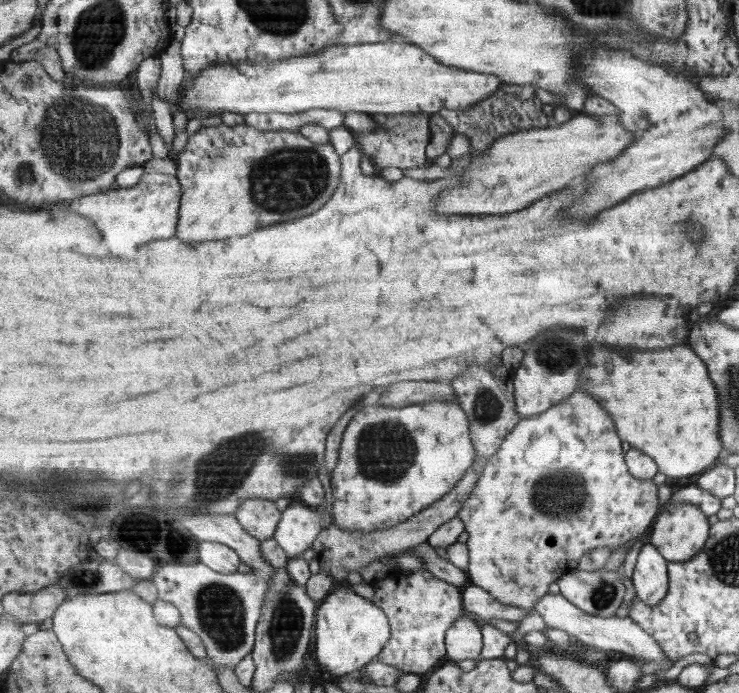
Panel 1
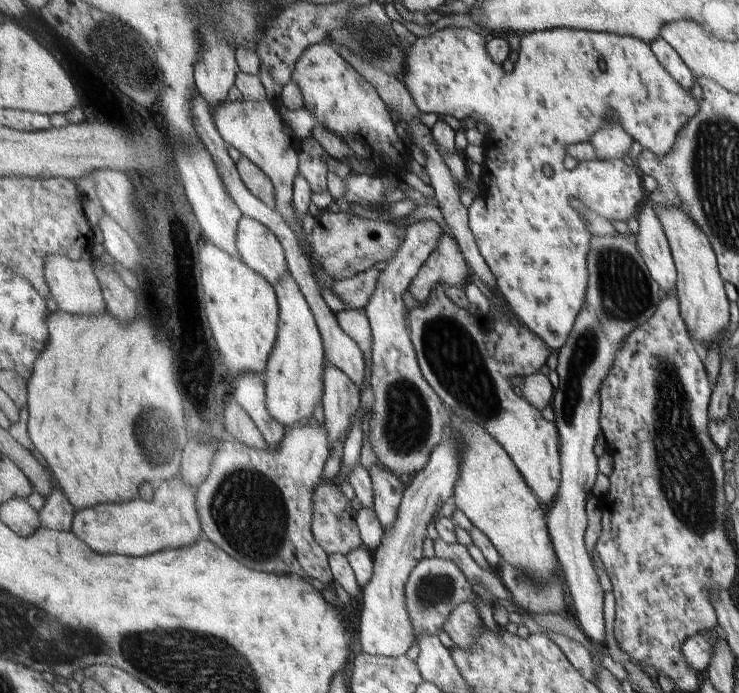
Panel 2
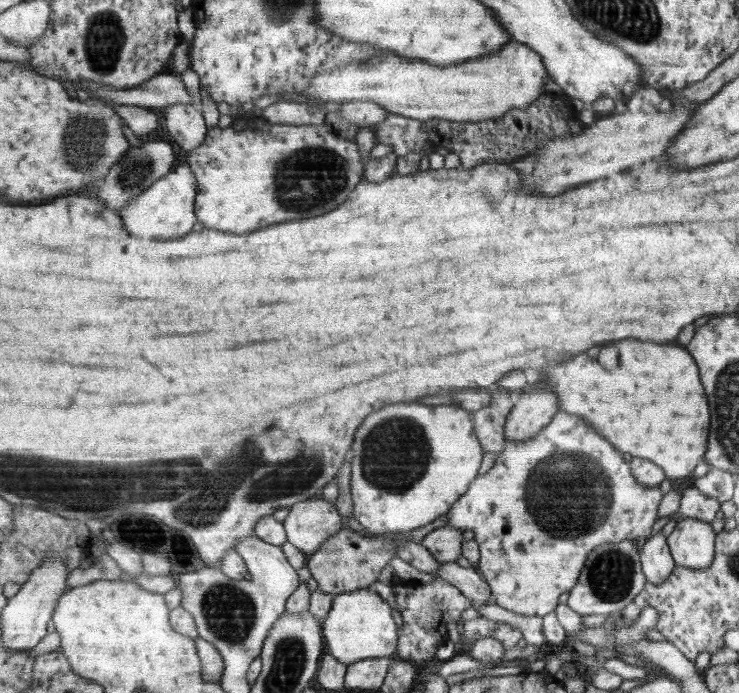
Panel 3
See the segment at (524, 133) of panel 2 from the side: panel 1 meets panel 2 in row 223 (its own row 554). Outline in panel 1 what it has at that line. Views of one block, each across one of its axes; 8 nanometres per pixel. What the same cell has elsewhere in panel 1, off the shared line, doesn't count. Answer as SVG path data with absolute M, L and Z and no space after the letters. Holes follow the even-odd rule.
M578 390L570 397L570 399L563 400L562 403L557 404L553 408L549 408L549 410L542 412L542 414L522 419L521 422L519 422L518 427L516 427L514 431L512 431L503 441L502 448L497 452L497 454L487 459L485 473L483 473L483 476L479 478L479 482L477 482L477 486L473 488L473 492L471 492L469 500L465 500L461 512L458 514L458 516L463 520L463 523L466 525L466 532L470 536L466 542L470 550L470 563L467 568L469 583L484 588L495 596L498 601L505 604L509 603L510 605L519 605L519 607L523 609L531 609L532 611L535 611L535 603L541 601L543 596L548 593L548 584L550 582L558 582L558 580L563 578L563 575L565 575L568 571L575 570L577 568L577 564L579 564L579 560L583 558L583 554L587 554L591 552L591 550L595 550L595 548L603 548L603 546L607 546L611 551L614 551L617 550L617 548L621 548L621 546L625 546L625 544L629 544L629 542L633 542L633 540L639 541L642 535L647 534L647 532L649 532L649 530L653 527L656 522L656 518L661 511L659 504L659 489L660 487L657 487L657 484L655 484L652 479L638 479L630 473L630 469L627 468L627 464L625 462L625 452L623 452L623 448L621 448L621 438L619 438L619 434L617 434L617 430L615 430L615 422L613 422L613 418L611 418L611 414L609 414L605 408L601 408L601 404L599 404L599 402L591 396L591 393Z

